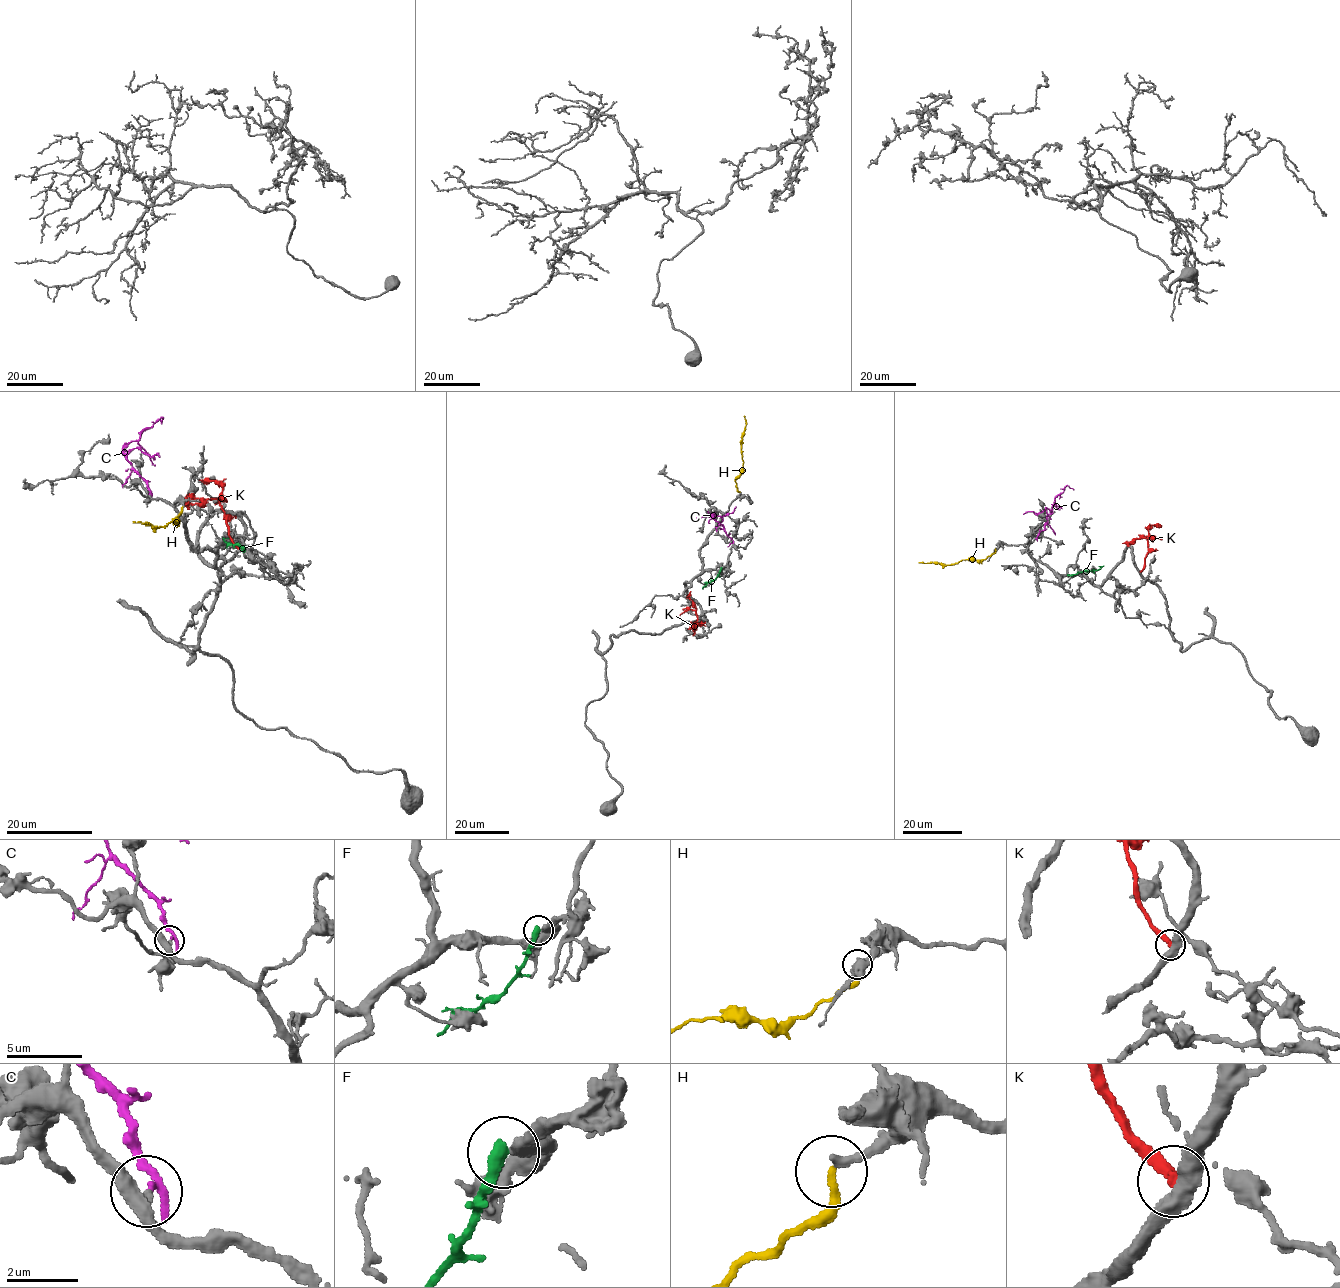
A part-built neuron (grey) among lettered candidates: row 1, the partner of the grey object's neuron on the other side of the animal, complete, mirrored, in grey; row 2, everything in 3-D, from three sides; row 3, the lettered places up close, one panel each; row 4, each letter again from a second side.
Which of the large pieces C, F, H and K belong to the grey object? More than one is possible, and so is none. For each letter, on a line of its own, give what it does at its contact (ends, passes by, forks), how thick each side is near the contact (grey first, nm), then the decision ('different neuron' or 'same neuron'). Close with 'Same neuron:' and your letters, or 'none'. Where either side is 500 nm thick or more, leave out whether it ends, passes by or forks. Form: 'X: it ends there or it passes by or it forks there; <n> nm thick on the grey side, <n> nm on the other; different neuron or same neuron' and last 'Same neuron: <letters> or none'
C: it passes by; 160 nm thick on the grey side, 180 nm on the other; different neuron
F: it ends there; 320 nm thick on the grey side, 380 nm on the other; different neuron
H: it ends there; 240 nm thick on the grey side, 200 nm on the other; same neuron
K: it ends there; 440 nm thick on the grey side, 340 nm on the other; different neuron
Same neuron: H

